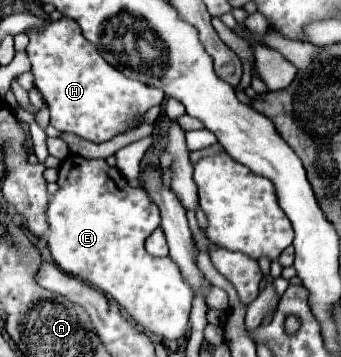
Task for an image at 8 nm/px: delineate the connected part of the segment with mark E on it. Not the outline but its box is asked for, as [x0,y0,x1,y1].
[47,155,193,341]

